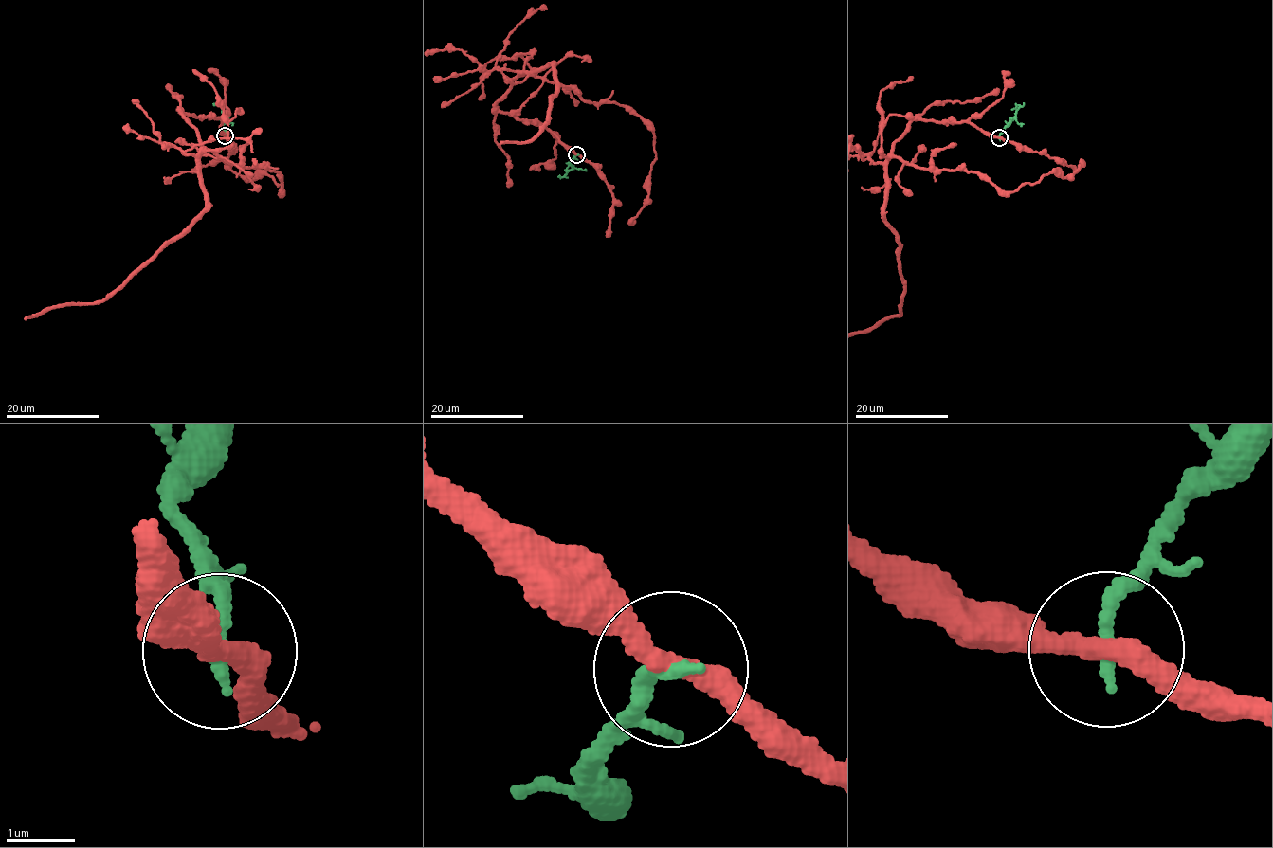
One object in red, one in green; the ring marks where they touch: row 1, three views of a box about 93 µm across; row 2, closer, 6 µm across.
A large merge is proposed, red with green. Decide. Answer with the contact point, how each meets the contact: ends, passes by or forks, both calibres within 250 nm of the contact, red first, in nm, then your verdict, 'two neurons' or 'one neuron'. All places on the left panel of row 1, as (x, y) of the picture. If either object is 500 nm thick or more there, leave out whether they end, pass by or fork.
at (225, 135); red passes by; green ends there; 320 nm thick on the red side, 240 nm on the other; two neurons

